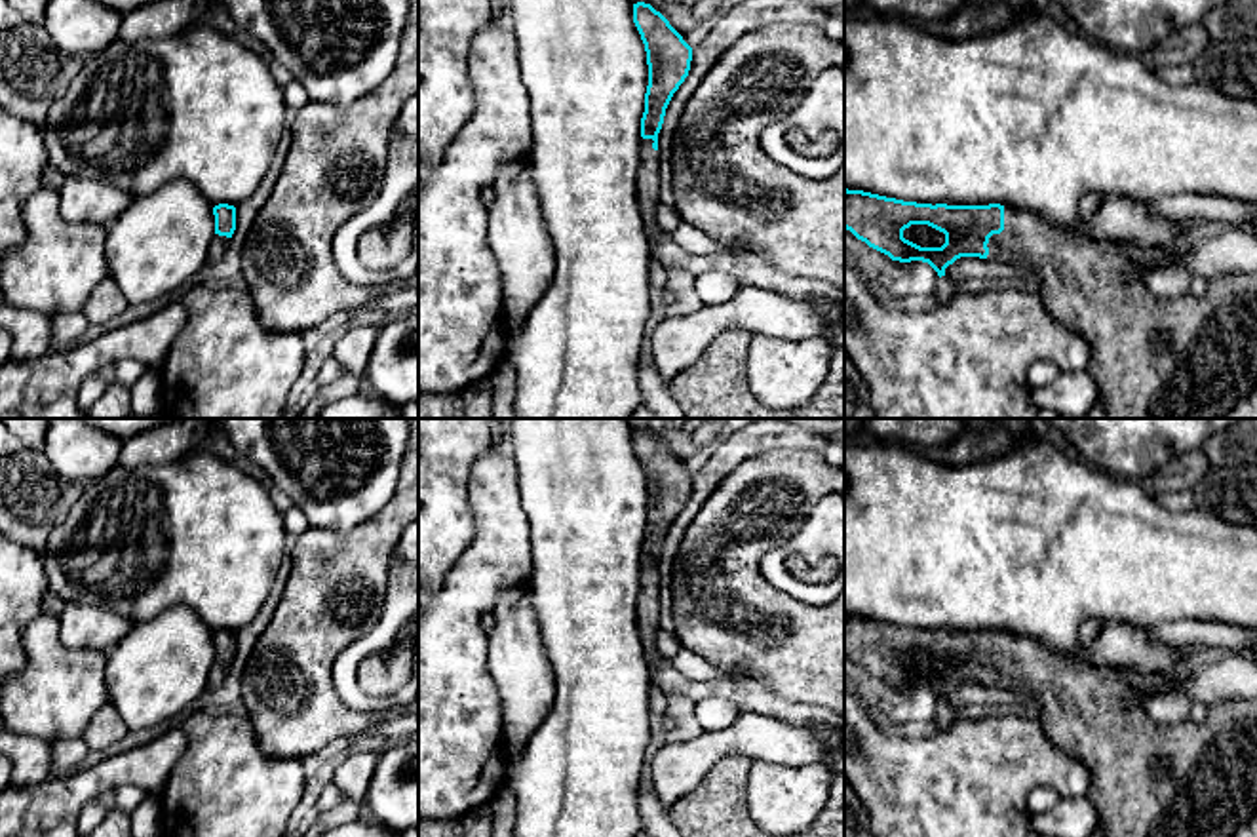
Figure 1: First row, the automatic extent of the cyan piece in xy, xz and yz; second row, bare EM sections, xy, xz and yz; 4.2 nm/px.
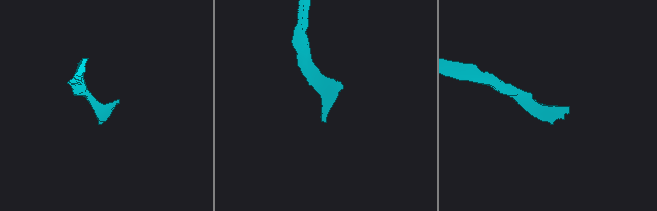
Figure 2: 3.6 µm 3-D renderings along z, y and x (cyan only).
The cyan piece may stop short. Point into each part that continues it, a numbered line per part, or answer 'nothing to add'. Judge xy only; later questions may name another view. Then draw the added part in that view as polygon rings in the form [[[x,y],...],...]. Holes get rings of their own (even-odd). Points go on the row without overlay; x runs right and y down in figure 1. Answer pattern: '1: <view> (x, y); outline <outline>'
1: xy (219, 670); outline [[[219,660],[213,662],[211,672],[207,675],[209,691],[217,689],[224,681],[228,668],[230,668],[230,664],[226,664],[226,662],[219,662]]]

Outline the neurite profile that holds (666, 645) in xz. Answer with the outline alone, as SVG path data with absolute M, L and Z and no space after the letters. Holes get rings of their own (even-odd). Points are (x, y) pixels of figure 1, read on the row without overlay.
M660 630L654 637L654 649L660 654L660 658L667 662L681 651L681 643L677 641L677 637Z

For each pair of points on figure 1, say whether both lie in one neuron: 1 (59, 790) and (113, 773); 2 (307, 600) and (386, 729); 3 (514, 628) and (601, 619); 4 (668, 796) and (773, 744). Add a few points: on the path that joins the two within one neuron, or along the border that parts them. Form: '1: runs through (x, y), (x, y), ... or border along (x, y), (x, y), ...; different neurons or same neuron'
1: runs through (73, 790), (99, 778); same neuron
2: border along (383, 716), (350, 737); different neurons
3: border along (527, 583), (541, 638), (554, 668); different neurons
4: runs through (691, 769), (721, 742), (746, 742); same neuron

